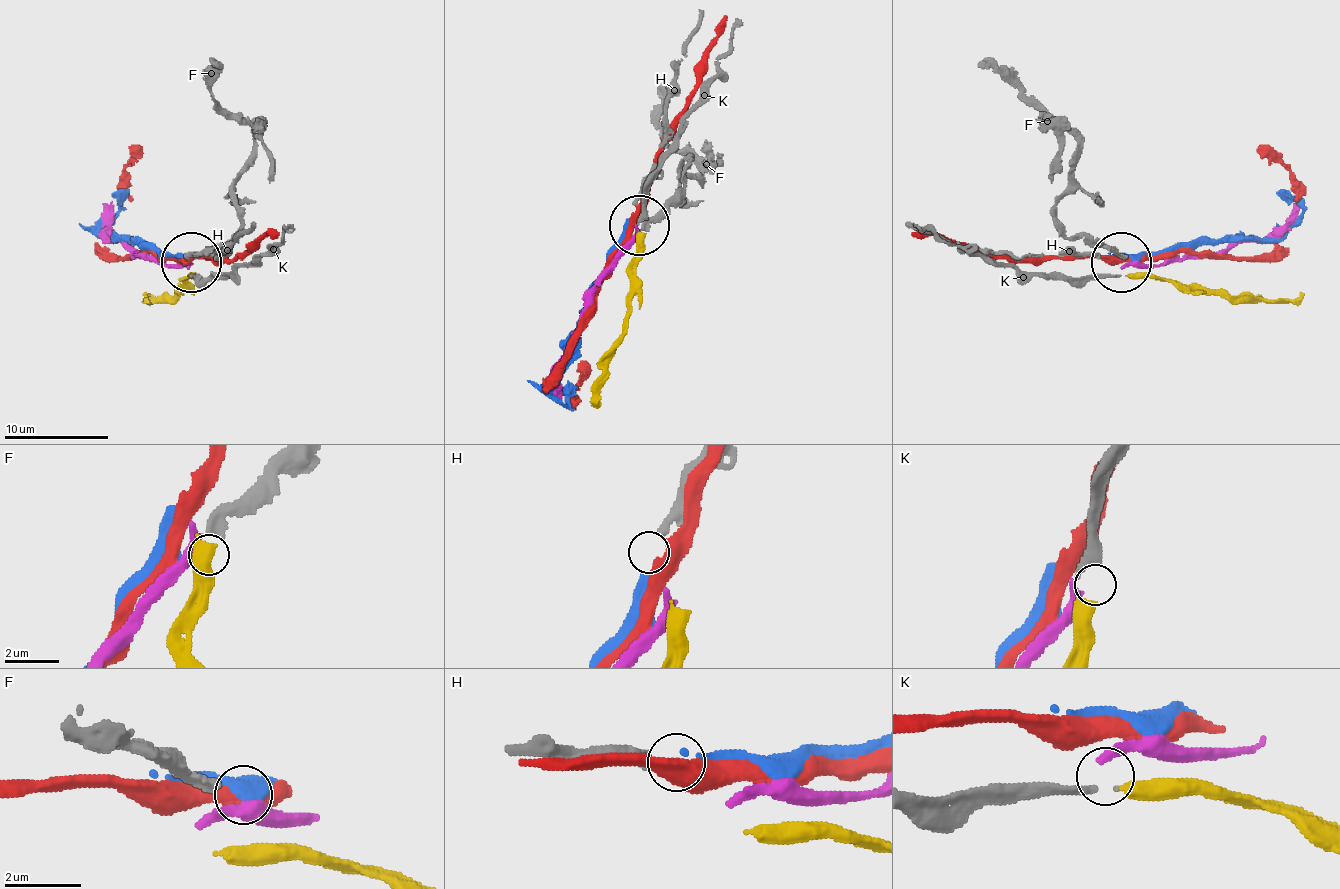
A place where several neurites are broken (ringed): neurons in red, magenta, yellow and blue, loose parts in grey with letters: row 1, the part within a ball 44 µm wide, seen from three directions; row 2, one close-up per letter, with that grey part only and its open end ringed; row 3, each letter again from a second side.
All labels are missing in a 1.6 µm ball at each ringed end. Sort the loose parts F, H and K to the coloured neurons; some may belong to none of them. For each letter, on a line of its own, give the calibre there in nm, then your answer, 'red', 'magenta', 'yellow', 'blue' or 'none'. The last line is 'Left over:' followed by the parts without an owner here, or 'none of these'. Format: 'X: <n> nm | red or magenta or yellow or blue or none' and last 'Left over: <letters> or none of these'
F: 320 nm | none
H: 340 nm | blue
K: 240 nm | yellow
Left over: F

